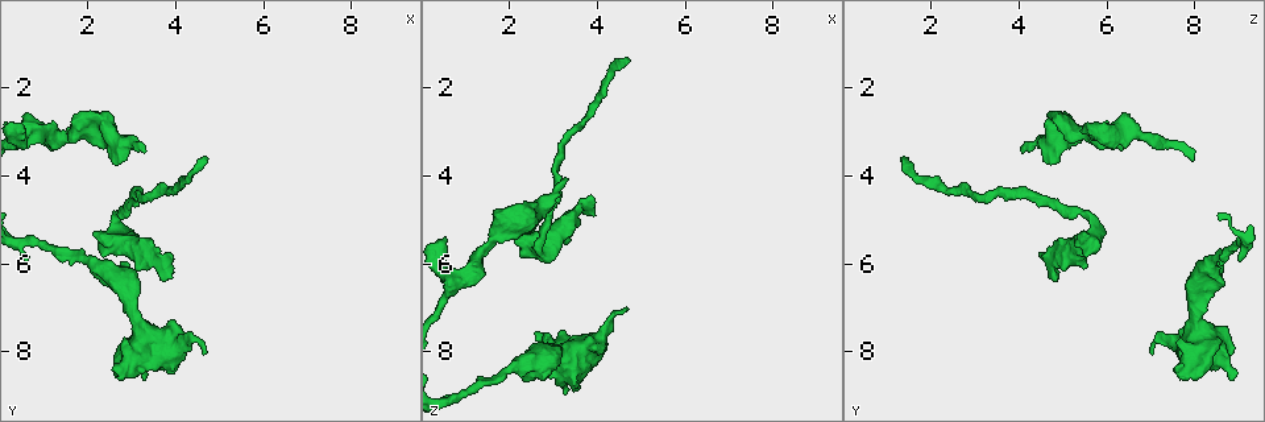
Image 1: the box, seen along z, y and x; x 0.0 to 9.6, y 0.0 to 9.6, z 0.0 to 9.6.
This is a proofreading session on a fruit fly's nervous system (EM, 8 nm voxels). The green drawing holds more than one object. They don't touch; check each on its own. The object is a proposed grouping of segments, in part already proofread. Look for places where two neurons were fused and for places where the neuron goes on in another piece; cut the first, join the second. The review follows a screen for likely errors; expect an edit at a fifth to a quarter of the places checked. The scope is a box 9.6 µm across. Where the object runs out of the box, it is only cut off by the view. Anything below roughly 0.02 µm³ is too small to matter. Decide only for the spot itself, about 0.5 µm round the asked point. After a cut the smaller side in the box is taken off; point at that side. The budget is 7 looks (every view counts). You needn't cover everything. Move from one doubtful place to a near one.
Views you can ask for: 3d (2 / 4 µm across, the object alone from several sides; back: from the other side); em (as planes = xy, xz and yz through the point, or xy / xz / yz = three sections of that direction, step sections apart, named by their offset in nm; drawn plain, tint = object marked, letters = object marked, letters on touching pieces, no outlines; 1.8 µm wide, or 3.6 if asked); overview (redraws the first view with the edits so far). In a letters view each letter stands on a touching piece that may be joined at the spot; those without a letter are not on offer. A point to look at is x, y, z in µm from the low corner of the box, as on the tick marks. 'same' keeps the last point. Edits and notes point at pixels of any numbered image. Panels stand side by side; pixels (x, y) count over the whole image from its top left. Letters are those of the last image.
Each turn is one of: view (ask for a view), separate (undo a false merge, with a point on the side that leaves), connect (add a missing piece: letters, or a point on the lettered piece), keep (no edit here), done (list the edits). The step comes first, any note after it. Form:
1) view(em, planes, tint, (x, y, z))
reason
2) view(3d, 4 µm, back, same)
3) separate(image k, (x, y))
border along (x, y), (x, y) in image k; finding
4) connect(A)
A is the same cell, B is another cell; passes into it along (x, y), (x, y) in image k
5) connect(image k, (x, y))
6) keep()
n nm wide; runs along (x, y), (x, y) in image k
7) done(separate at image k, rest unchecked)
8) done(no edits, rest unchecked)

view(em, xy, step 8, tint, (4.70, 8.00, 7.05))
tapers out

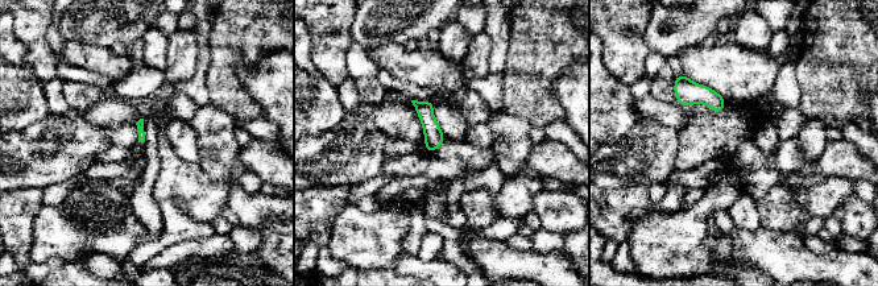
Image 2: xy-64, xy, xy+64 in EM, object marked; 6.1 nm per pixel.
view(em, planes, letters, same)
cut it another way

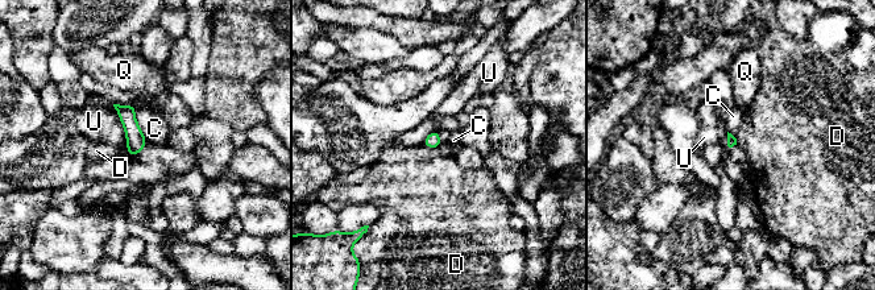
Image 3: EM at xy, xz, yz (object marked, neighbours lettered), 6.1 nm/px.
keep()
C, D, Q and U are other cells; border along (422, 144), (438, 148) in image 3; none of them fits

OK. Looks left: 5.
view(3d, 2 µm, (2.30, 5.70, 5.70))
free end

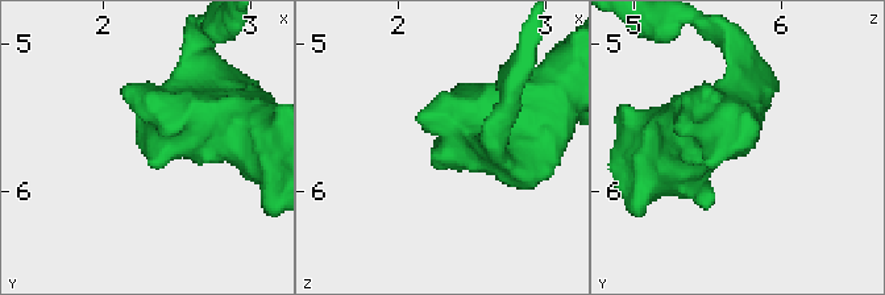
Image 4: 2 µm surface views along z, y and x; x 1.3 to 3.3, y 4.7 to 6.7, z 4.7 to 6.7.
view(em, planes, letters, (2.26, 5.76, 5.72))

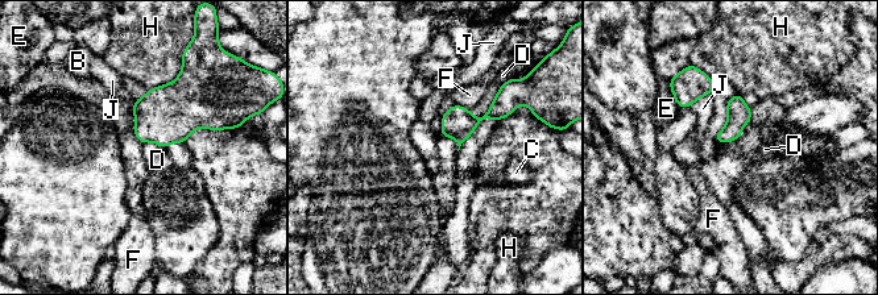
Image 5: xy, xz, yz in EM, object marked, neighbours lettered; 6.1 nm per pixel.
keep()
B, C, D, E, F, H and J are other cells; border along (501, 84), (491, 107), (473, 117) in image 5; no lettered piece goes on from it

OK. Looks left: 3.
view(em, planes, letters, (3.35, 3.40, 4.10))
branch stops here

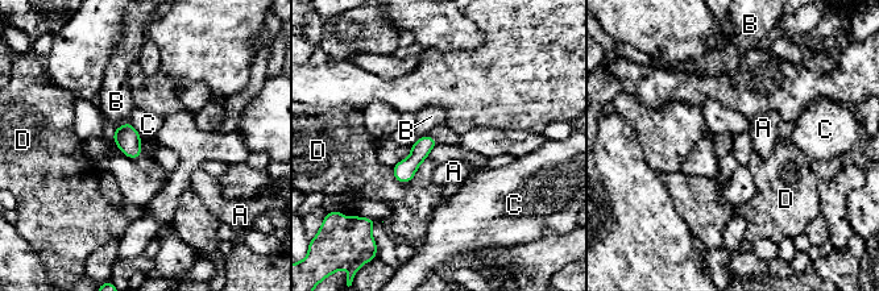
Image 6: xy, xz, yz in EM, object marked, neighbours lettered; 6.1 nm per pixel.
keep()
A, B, C and D are other cells; no lettered piece goes on from it

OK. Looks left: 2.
done(no edits, rest unchecked)

